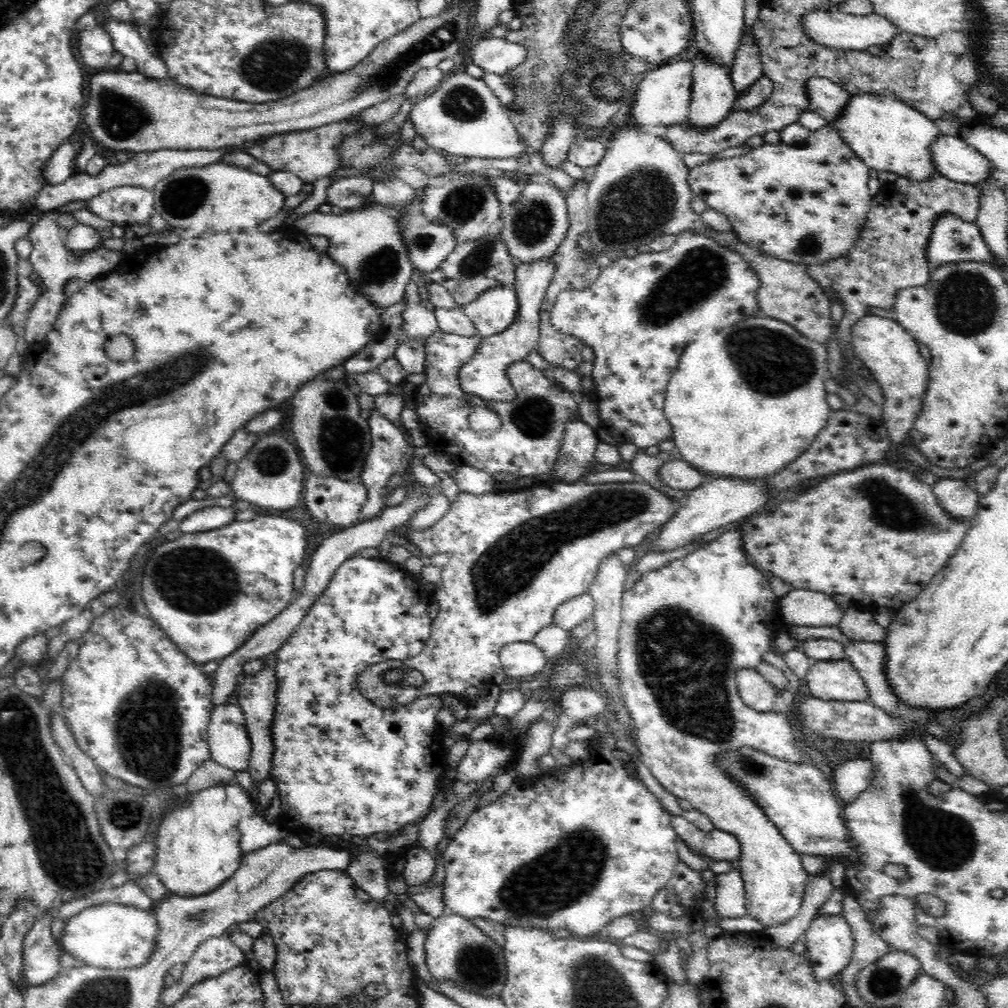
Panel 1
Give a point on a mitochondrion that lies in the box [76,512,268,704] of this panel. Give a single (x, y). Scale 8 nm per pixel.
(210, 582)

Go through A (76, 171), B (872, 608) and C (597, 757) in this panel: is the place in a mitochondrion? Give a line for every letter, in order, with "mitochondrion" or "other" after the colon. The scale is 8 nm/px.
A: other
B: other
C: other

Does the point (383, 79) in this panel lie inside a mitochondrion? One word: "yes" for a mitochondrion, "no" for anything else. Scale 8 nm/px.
yes

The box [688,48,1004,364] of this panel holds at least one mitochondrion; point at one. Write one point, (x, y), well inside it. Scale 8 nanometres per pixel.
(966, 303)

